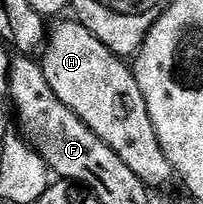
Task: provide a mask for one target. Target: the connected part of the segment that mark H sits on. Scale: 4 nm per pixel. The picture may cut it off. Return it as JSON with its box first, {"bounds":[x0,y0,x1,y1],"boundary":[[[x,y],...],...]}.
{"bounds":[40,19,175,187],"boundary":[[[74,19],[49,30],[48,40],[40,53],[41,57],[40,72],[44,75],[48,87],[56,91],[60,103],[68,106],[113,153],[118,155],[124,161],[124,167],[132,171],[132,175],[136,175],[146,187],[166,185],[170,177],[172,181],[175,176],[174,168],[170,166],[160,147],[158,136],[152,127],[152,119],[148,115],[148,107],[144,103],[144,95],[136,83],[131,66],[125,60],[112,52],[90,29]]]}

